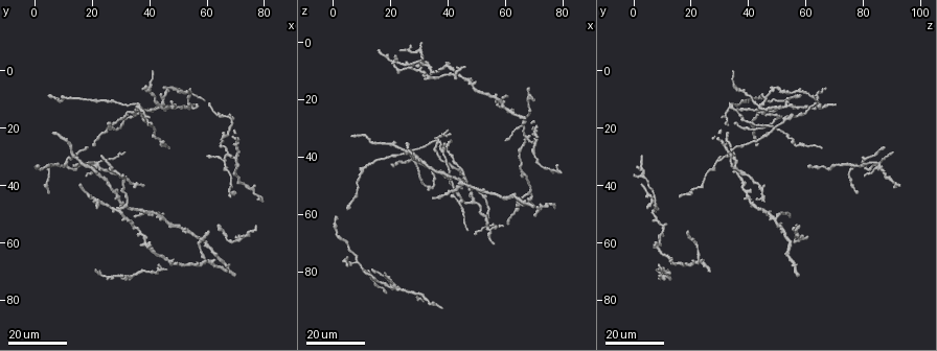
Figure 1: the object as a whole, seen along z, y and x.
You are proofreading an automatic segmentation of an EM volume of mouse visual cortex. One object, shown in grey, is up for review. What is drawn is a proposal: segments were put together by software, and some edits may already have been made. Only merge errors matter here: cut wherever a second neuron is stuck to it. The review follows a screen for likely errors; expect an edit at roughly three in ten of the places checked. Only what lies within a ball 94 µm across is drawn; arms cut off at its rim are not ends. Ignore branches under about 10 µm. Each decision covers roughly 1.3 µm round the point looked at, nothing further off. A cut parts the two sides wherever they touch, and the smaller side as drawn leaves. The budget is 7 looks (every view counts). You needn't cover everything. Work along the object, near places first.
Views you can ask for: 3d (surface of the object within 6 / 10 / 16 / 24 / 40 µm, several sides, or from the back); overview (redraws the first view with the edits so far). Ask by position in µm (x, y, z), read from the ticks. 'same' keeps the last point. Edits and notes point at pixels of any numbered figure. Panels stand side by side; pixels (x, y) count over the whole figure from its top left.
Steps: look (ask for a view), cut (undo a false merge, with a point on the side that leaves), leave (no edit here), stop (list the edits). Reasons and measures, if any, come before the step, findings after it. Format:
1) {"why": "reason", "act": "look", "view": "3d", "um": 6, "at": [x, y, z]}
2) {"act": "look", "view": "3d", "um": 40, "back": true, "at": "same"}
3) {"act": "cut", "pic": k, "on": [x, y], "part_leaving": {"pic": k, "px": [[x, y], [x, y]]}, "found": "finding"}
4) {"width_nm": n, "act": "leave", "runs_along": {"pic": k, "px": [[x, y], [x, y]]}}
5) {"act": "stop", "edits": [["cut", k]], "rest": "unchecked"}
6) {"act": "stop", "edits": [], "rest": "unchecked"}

{"act": "look", "view": "3d", "um": 24, "at": [70, 34, 36]}

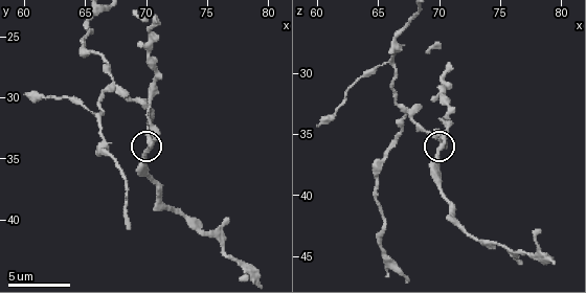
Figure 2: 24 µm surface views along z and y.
{"act": "look", "view": "3d", "um": 6, "at": [70.4, 34.0, 35.4]}

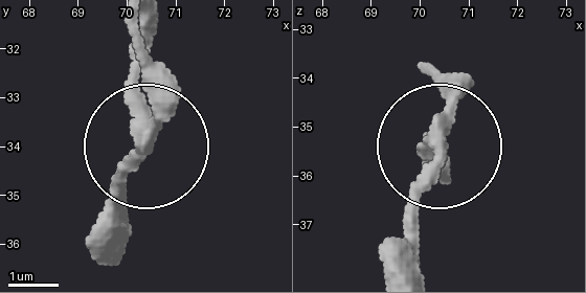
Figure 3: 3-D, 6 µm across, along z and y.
{"arms": 3, "act": "leave", "found": "one neuron here"}

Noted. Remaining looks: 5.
{"why": "four or more arms meet", "act": "look", "view": "3d", "um": 16, "at": [67.2, 29.4, 33.0]}

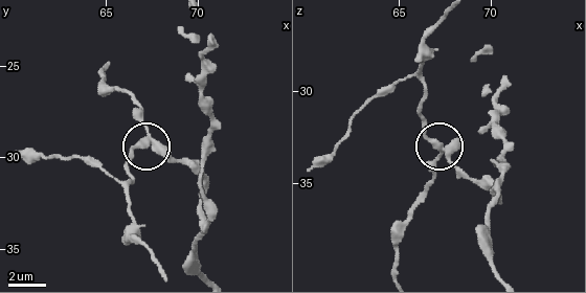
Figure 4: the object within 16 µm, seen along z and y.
{"act": "cut", "pic": 4, "on": [131, 148], "part_leaving": {"pic": 4, "px": [[442, 151], [435, 179], [402, 235], [395, 273]]}, "found": "two neurons meet here"}

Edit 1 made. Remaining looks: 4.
{"why": "four arms meet", "act": "look", "view": "3d", "um": 16, "at": [46, 6, 49]}

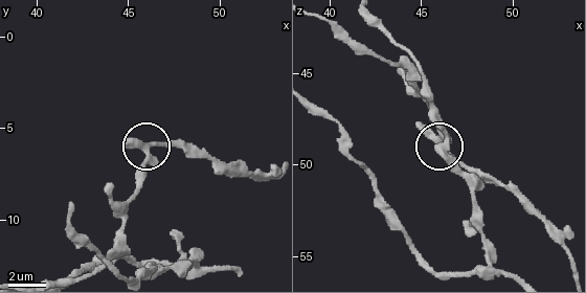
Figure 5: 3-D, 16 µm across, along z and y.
{"act": "look", "view": "3d", "um": 6, "at": "same"}

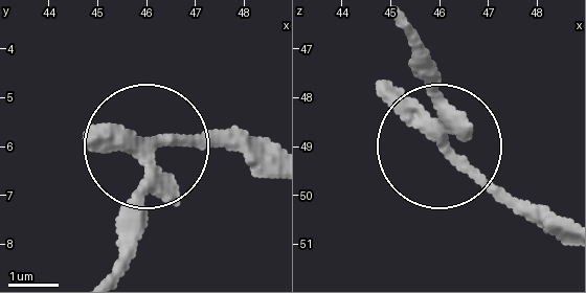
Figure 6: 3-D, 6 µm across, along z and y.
{"act": "leave", "runs_along": {"pic": 6, "px": [[275, 165], [200, 140], [154, 144], [137, 237]]}, "found": "all the same neuron"}

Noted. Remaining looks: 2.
{"act": "stop", "edits": [["cut", 4]], "rest": "unchecked"}

